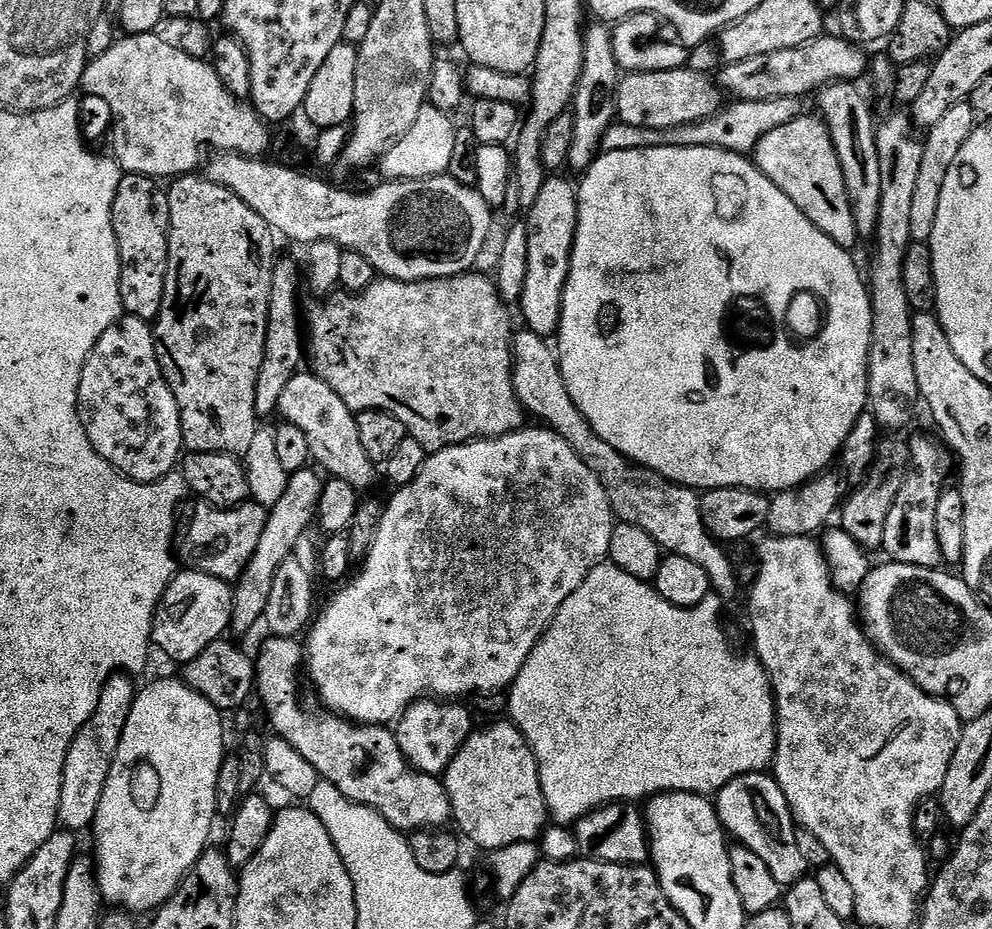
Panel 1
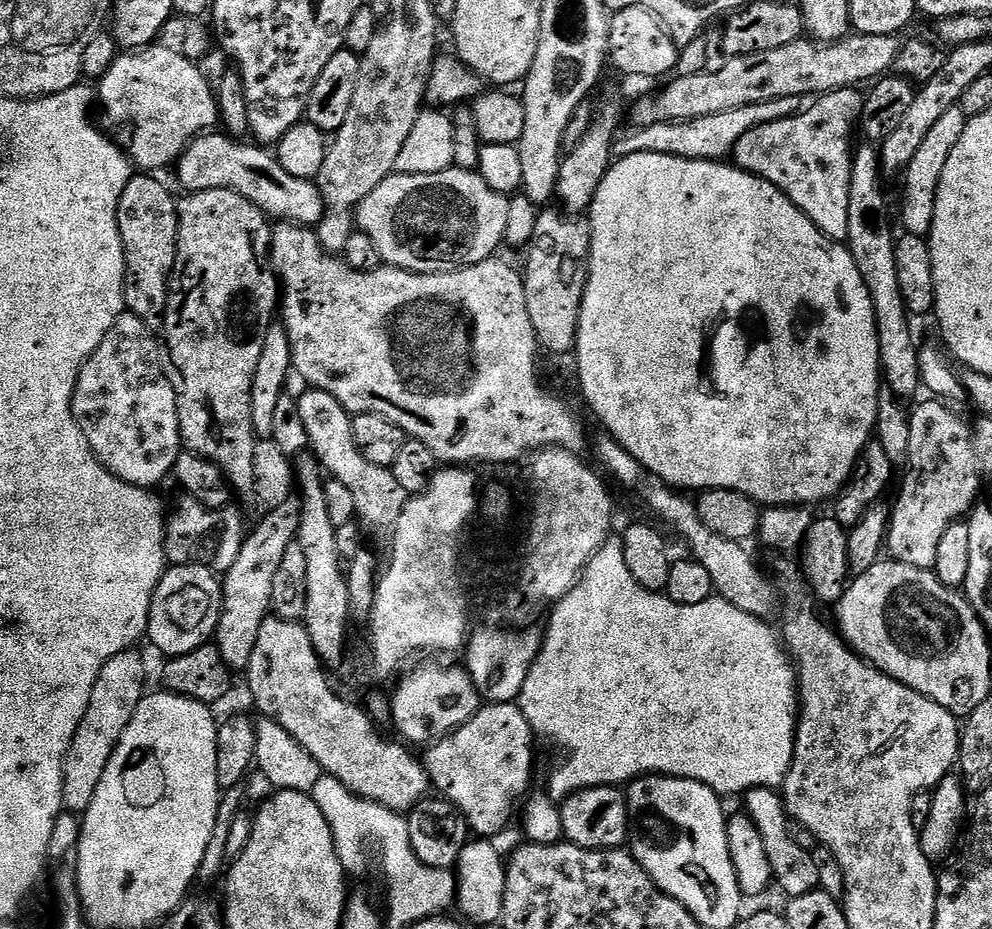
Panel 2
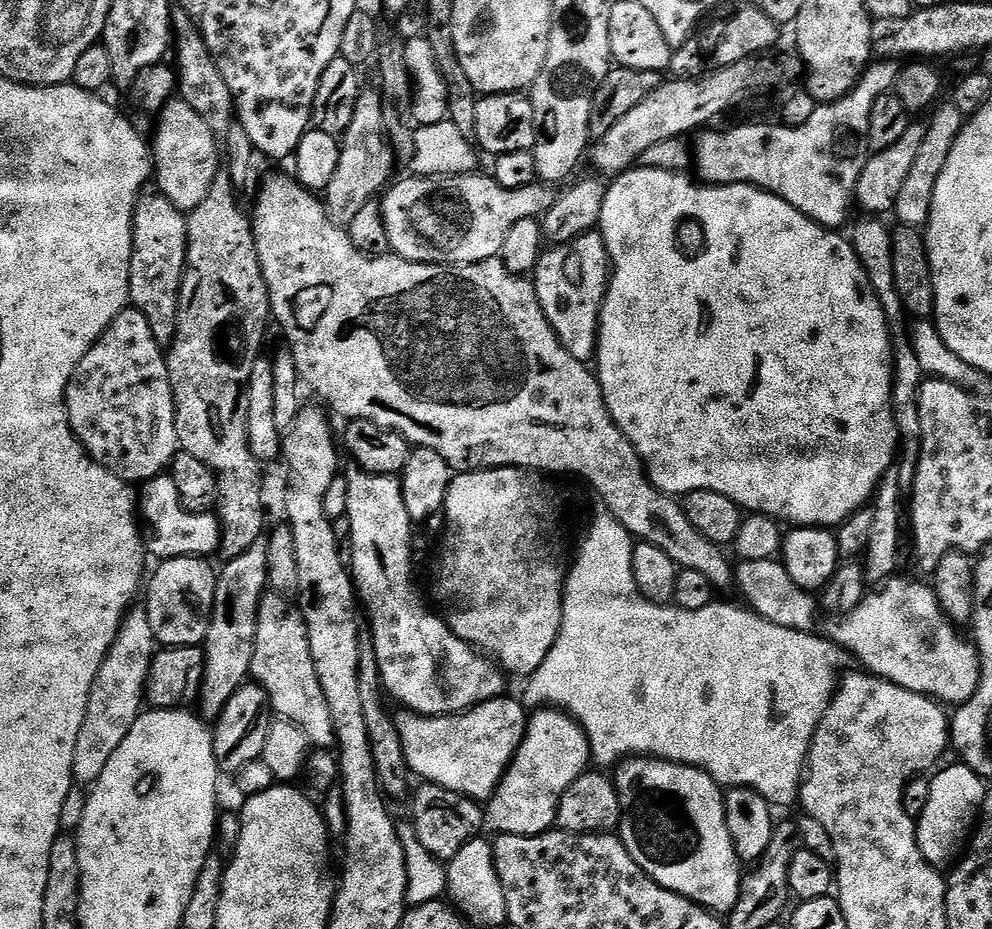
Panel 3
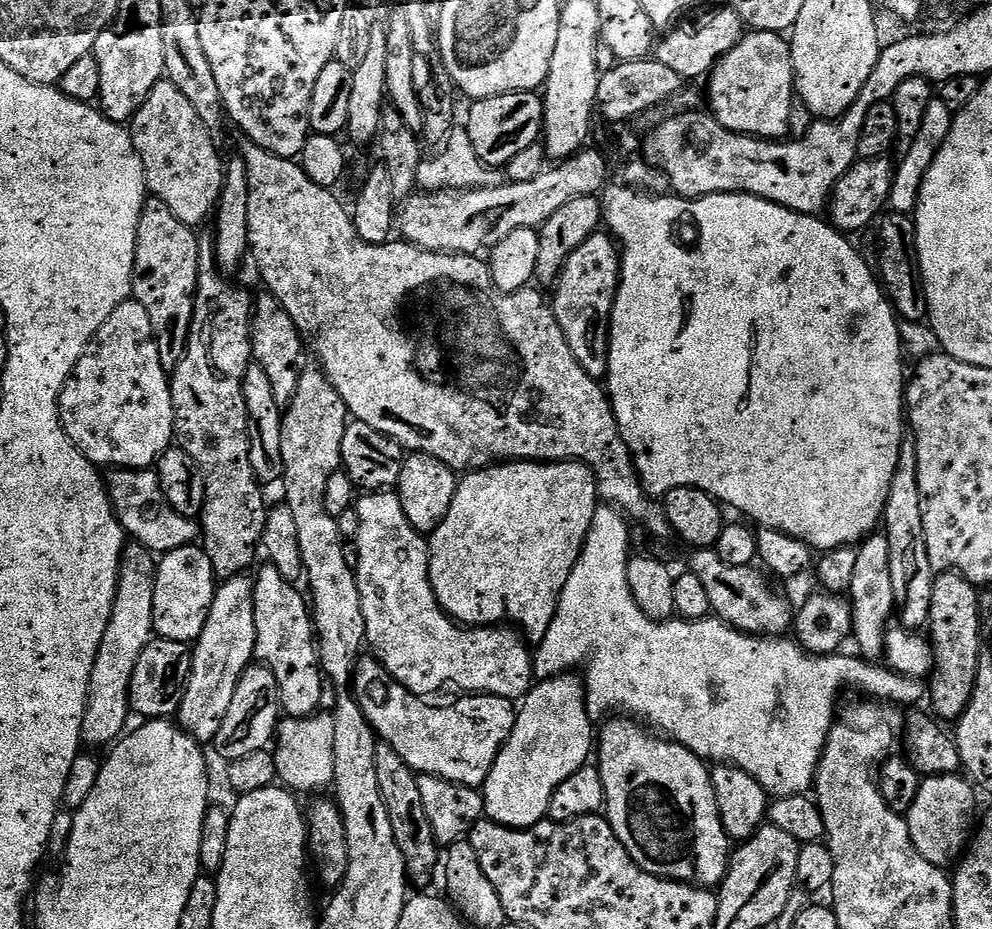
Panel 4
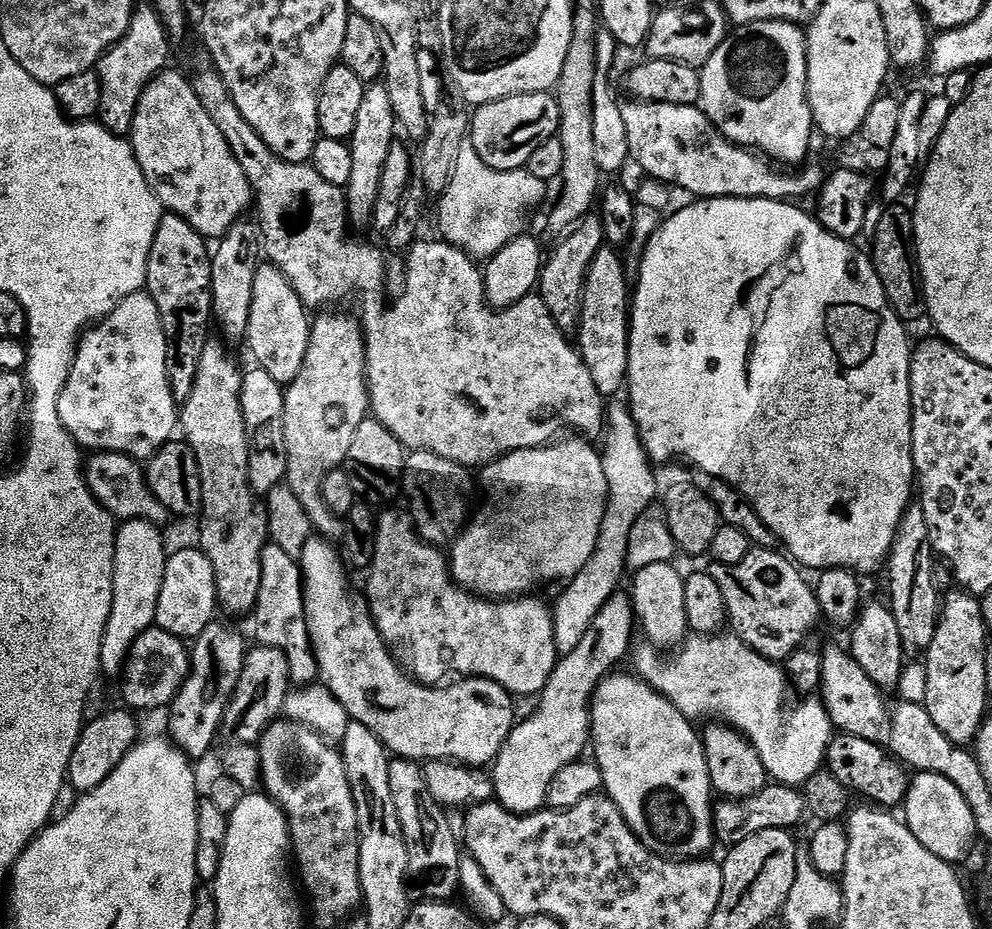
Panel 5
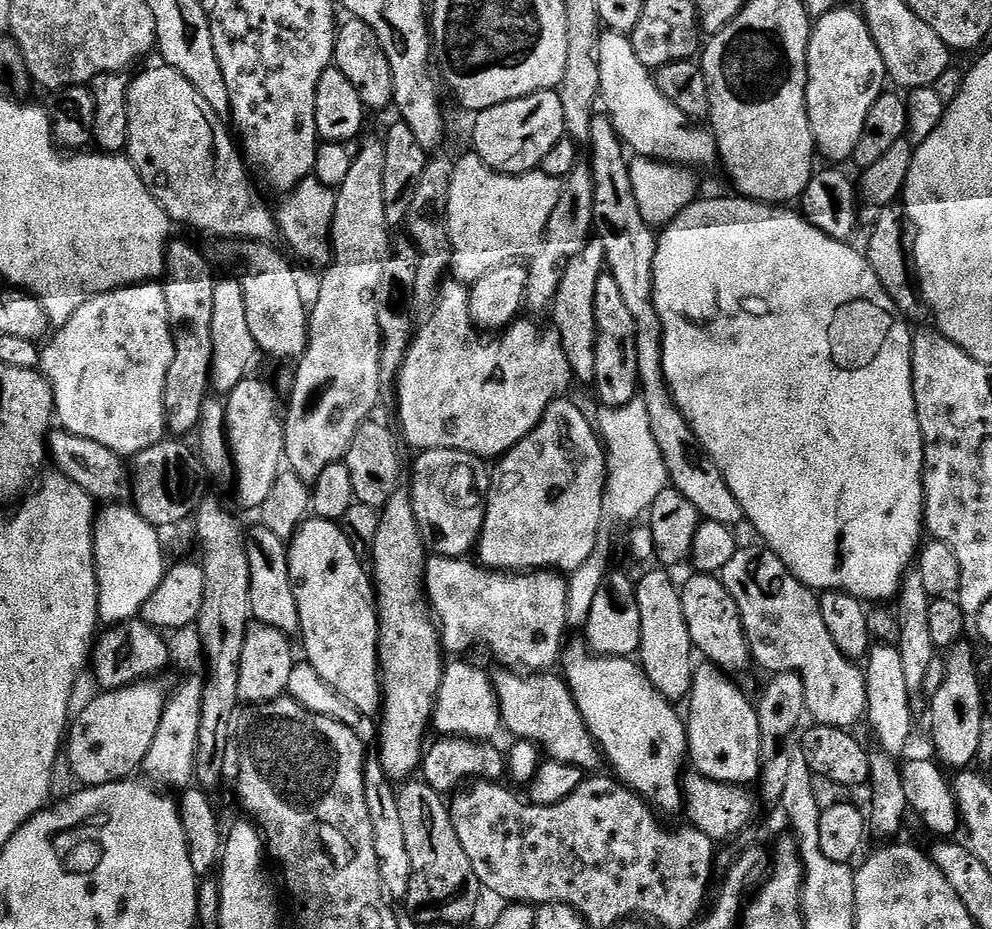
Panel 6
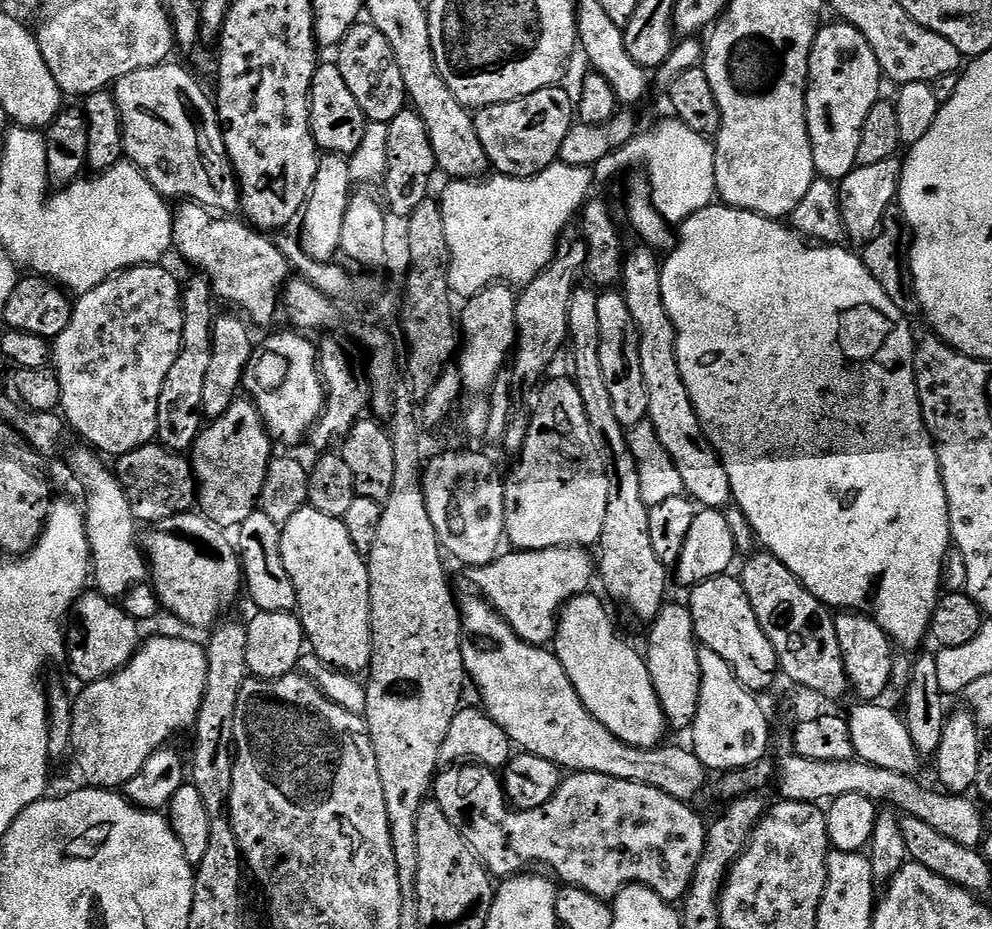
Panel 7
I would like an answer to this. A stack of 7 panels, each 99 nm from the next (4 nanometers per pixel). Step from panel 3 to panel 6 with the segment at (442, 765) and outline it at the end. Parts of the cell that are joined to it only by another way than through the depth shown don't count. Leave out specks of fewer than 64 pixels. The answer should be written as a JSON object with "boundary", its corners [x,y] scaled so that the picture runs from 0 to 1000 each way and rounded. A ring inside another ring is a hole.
{"boundary":[[[311,558],[295,575],[290,586],[290,608],[296,631],[296,644],[300,648],[300,685],[301,688],[306,688],[309,714],[315,715],[317,721],[325,726],[325,731],[337,738],[337,743],[341,743],[341,747],[345,747],[345,751],[354,756],[366,771],[378,772],[385,762],[383,666],[379,660],[377,629],[368,604],[363,603],[361,596],[357,596],[353,579],[349,579],[346,567],[340,561]],[[453,714],[448,721],[448,734],[444,740],[444,747],[440,752],[440,766],[435,771],[439,787],[444,787],[445,793],[468,792],[471,797],[495,798],[496,792],[506,788],[504,773],[504,756],[500,740],[496,737],[496,728],[488,724],[480,715],[456,715]]]}

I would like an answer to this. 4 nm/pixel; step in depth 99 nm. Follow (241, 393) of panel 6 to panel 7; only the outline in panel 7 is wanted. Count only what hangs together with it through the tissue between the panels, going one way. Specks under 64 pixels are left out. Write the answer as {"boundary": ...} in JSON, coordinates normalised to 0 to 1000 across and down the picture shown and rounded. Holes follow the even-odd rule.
{"boundary":[[[239,428],[232,437],[232,441],[228,441],[228,446],[224,446],[224,450],[213,453],[202,462],[202,470],[198,473],[198,477],[192,483],[194,505],[198,511],[200,547],[219,568],[237,569],[244,562],[248,562],[248,558],[252,558],[254,551],[259,550],[264,532],[264,519],[268,519],[268,506],[276,490],[274,481],[276,481],[276,475],[270,468],[266,450],[258,436],[250,428]]]}

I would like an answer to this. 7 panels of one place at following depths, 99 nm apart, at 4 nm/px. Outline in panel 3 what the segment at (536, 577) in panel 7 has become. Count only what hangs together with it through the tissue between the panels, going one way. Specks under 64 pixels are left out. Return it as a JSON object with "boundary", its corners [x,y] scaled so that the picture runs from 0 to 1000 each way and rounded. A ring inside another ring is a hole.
{"boundary":[[[358,502],[352,505],[349,554],[353,560],[353,615],[370,671],[375,671],[373,684],[388,746],[394,752],[396,749],[404,763],[423,771],[458,771],[479,758],[507,750],[509,724],[459,685],[452,671],[427,651],[415,630],[417,561],[409,549],[406,520],[399,512],[373,510]]]}

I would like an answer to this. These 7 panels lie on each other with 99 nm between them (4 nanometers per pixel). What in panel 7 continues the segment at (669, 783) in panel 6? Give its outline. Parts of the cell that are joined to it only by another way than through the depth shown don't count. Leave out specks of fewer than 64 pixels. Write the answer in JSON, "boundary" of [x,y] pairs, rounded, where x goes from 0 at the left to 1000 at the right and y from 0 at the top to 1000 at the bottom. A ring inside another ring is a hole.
{"boundary":[[[597,640],[579,642],[565,656],[558,686],[563,713],[567,713],[567,721],[571,721],[591,764],[615,790],[640,805],[662,804],[670,795],[671,776],[659,734],[655,734],[653,712],[621,681],[617,663],[609,656],[610,647]]]}

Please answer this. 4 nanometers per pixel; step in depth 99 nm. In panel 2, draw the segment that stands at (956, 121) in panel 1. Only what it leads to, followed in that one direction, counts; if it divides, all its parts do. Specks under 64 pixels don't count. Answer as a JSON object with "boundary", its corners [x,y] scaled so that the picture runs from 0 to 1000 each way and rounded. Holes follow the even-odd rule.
{"boundary":[[[966,114],[954,118],[950,127],[933,144],[929,158],[917,170],[914,181],[909,186],[911,193],[911,208],[907,211],[907,237],[911,240],[910,249],[916,254],[934,255],[942,239],[942,222],[944,221],[944,206],[950,196],[950,183],[954,183],[954,173],[962,157],[966,157],[966,149],[970,149],[970,140],[974,140],[977,126]]]}

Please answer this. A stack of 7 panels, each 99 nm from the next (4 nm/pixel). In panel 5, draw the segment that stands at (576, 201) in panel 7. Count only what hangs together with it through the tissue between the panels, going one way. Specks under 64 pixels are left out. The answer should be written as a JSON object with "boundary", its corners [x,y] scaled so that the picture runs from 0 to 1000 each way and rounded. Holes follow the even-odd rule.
{"boundary":[[[470,153],[462,161],[462,174],[456,184],[450,205],[442,213],[444,250],[451,262],[464,267],[481,282],[496,279],[506,265],[529,249],[532,227],[548,211],[550,198],[538,192],[531,180],[518,183],[498,183],[482,170],[482,161]]]}

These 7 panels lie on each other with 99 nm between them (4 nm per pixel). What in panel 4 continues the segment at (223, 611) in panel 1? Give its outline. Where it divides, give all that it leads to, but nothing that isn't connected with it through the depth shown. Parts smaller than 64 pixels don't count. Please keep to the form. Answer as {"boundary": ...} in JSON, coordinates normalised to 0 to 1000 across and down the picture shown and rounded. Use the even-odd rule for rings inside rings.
{"boundary":[[[189,586],[160,600],[155,631],[156,684],[163,689],[174,689],[193,694],[204,682],[212,652],[218,643],[218,615],[205,589]]]}

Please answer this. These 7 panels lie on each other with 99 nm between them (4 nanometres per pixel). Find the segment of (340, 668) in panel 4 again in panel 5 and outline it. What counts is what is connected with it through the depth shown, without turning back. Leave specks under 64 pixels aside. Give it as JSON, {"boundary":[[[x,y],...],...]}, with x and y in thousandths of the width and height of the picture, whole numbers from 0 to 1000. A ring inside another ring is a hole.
{"boundary":[[[343,334],[320,340],[323,341],[314,346],[315,358],[308,377],[308,390],[304,390],[300,407],[289,414],[286,424],[290,490],[288,519],[296,532],[300,532],[300,540],[304,540],[304,546],[308,548],[316,569],[324,578],[343,579],[347,576],[348,561],[329,545],[325,536],[325,519],[331,508],[346,501],[349,489],[353,489],[353,475],[357,473],[357,466],[373,448],[371,408],[367,405],[367,355],[358,339],[346,340]]]}

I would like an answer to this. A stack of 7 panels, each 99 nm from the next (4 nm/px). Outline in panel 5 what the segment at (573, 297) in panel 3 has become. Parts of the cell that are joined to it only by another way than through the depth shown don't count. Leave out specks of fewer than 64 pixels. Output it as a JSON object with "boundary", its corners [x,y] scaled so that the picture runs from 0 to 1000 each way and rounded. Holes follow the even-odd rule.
{"boundary":[[[610,265],[599,273],[589,305],[589,320],[585,330],[585,352],[583,378],[591,398],[595,398],[595,407],[599,407],[599,416],[603,416],[606,426],[617,428],[621,422],[630,417],[633,407],[633,351],[635,348],[635,301],[629,298],[629,284],[620,266]]]}

